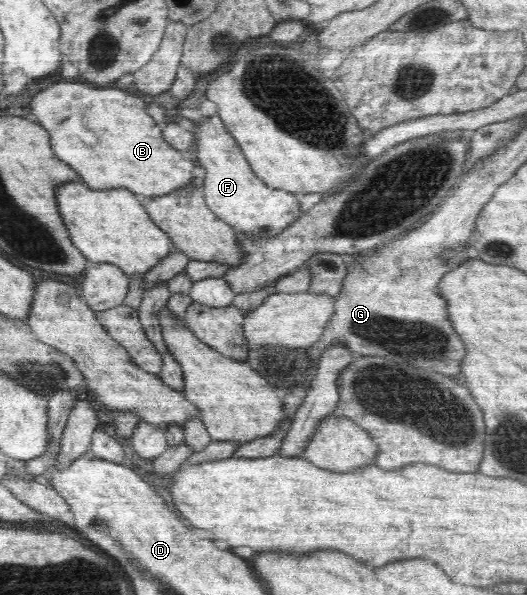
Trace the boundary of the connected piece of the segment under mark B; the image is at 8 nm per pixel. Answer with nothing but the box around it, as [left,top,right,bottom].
[31,82,195,199]

